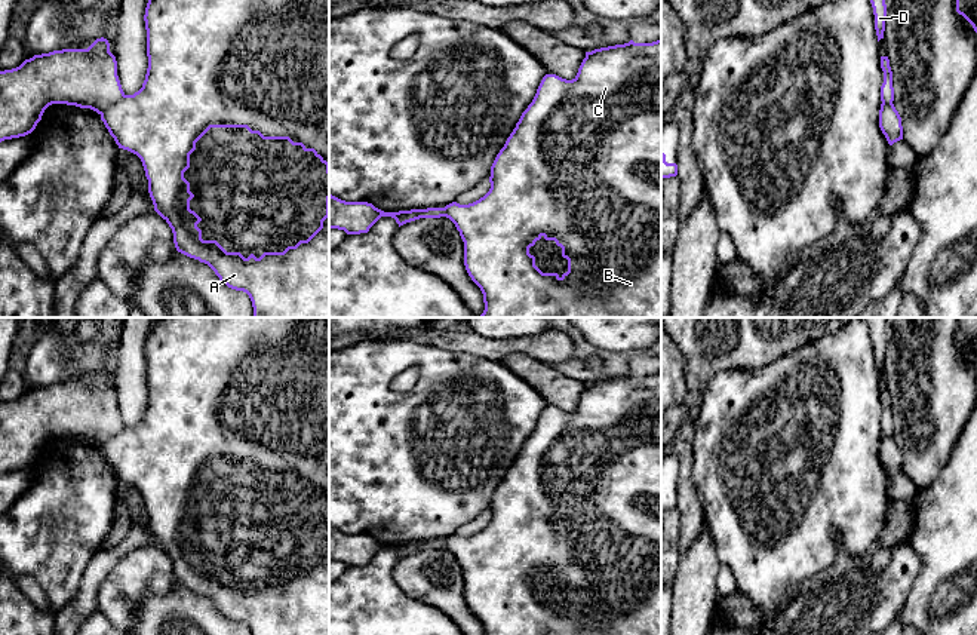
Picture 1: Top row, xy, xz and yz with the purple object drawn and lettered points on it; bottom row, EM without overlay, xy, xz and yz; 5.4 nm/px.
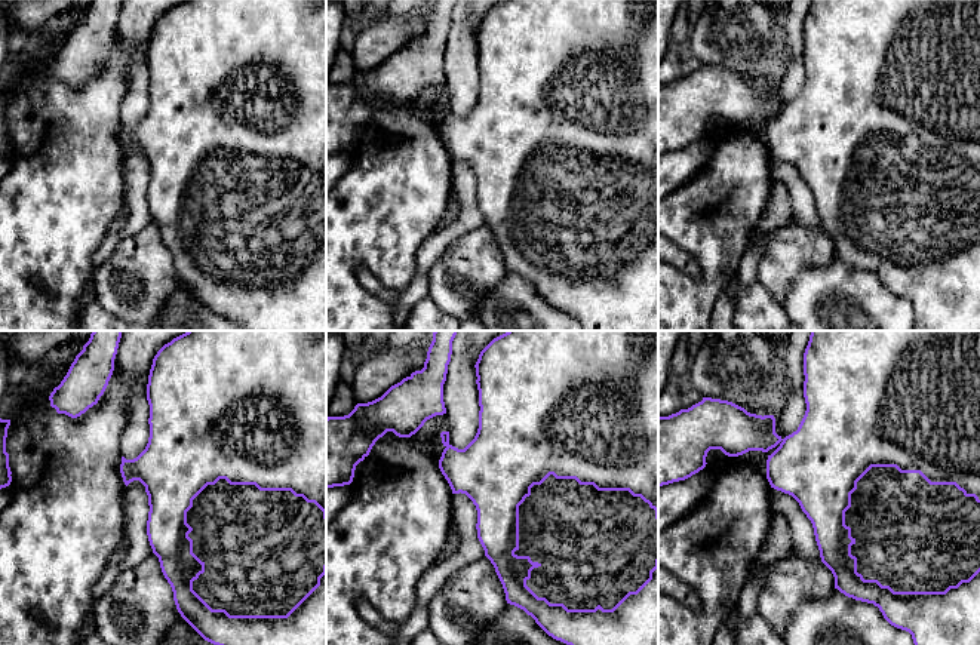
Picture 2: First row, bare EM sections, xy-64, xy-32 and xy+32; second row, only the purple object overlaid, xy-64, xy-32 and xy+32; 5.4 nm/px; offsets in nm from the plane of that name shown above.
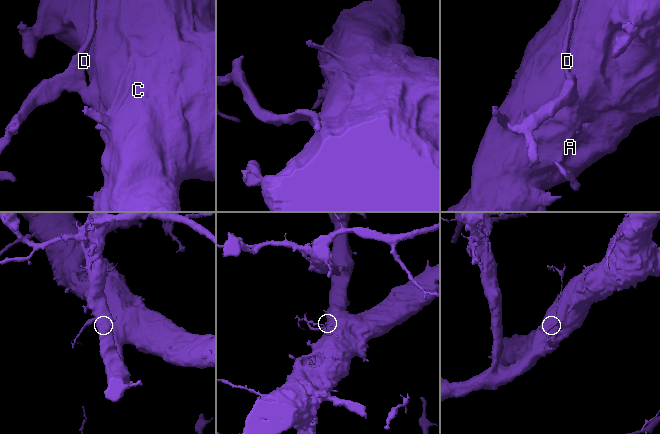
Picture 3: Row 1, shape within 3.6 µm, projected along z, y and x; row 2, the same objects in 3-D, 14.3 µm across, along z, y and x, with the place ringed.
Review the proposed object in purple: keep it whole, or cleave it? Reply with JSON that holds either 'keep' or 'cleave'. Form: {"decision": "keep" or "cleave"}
{"decision": "cleave"}

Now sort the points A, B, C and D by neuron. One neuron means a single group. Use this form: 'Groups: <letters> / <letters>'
Groups: A B C / D

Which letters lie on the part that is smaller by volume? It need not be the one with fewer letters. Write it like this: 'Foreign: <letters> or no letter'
Foreign: D

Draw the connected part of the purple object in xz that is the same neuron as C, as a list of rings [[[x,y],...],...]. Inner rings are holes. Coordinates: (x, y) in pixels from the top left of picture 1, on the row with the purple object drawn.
[[[630,40],[624,45],[595,49],[586,52],[577,76],[572,80],[562,79],[556,74],[546,74],[537,89],[537,93],[528,108],[522,113],[516,128],[507,138],[504,147],[497,154],[489,177],[491,188],[479,200],[460,205],[452,202],[445,206],[446,218],[449,218],[464,242],[464,266],[471,280],[480,288],[483,294],[485,310],[480,318],[661,318],[661,40],[652,43],[635,43]],[[537,240],[554,240],[562,248],[562,257],[568,260],[568,272],[559,276],[557,273],[543,273],[535,266],[535,257],[529,254],[529,248]]]

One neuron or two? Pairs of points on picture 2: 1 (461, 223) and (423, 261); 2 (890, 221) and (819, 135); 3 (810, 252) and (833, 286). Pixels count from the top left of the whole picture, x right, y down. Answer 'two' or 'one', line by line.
1: one
2: one
3: two

